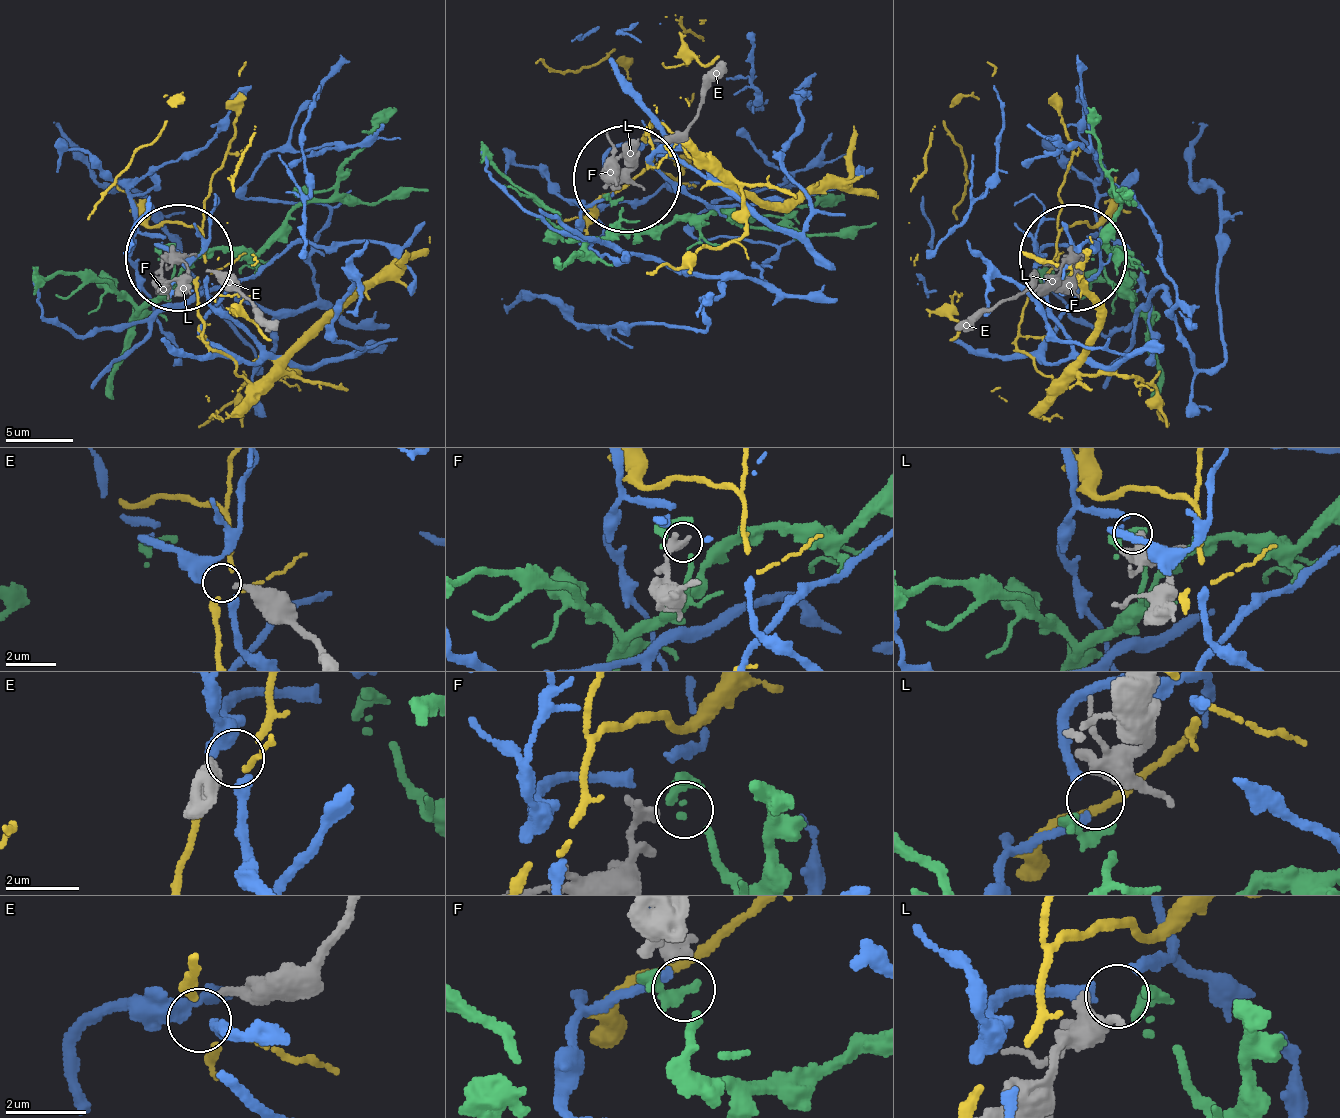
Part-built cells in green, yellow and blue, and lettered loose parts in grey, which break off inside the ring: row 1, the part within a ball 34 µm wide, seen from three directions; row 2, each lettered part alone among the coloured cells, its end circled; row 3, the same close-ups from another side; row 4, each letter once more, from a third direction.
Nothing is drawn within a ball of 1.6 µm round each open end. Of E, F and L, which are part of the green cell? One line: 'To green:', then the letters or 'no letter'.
To green: L

